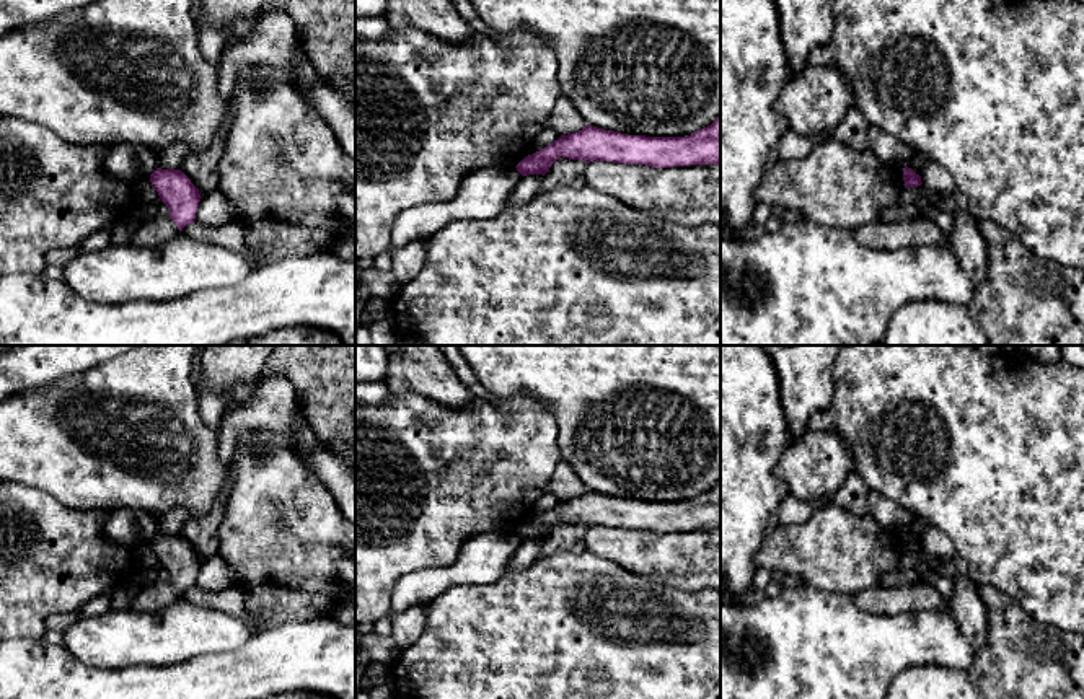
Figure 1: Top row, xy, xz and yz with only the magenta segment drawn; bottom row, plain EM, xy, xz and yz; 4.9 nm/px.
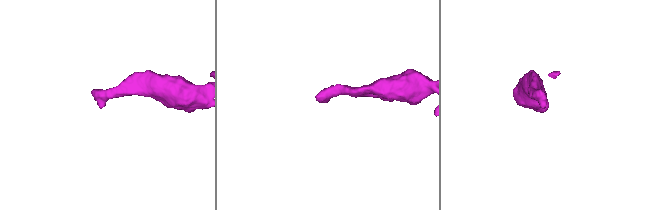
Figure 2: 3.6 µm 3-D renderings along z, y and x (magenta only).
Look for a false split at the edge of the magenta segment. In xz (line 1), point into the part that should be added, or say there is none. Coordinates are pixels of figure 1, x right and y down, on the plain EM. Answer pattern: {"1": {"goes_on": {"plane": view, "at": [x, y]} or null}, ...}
{"1": {"goes_on": null}}

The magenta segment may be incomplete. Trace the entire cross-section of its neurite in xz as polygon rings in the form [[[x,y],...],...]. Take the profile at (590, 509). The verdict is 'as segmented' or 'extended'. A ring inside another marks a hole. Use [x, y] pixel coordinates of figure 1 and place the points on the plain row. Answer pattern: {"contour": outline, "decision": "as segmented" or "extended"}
{"contour": [[[720,482],[685,502],[628,500],[585,490],[561,500],[515,533],[522,541],[546,539],[557,523],[646,530],[652,533],[720,530]]], "decision": "as segmented"}

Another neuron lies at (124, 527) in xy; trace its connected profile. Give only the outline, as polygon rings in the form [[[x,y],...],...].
[[[119,508],[112,510],[106,521],[109,541],[135,547],[158,533],[158,521],[152,513]]]

